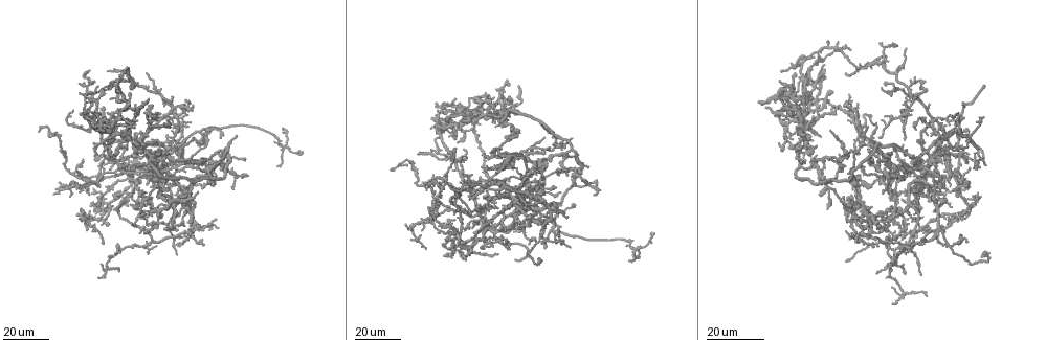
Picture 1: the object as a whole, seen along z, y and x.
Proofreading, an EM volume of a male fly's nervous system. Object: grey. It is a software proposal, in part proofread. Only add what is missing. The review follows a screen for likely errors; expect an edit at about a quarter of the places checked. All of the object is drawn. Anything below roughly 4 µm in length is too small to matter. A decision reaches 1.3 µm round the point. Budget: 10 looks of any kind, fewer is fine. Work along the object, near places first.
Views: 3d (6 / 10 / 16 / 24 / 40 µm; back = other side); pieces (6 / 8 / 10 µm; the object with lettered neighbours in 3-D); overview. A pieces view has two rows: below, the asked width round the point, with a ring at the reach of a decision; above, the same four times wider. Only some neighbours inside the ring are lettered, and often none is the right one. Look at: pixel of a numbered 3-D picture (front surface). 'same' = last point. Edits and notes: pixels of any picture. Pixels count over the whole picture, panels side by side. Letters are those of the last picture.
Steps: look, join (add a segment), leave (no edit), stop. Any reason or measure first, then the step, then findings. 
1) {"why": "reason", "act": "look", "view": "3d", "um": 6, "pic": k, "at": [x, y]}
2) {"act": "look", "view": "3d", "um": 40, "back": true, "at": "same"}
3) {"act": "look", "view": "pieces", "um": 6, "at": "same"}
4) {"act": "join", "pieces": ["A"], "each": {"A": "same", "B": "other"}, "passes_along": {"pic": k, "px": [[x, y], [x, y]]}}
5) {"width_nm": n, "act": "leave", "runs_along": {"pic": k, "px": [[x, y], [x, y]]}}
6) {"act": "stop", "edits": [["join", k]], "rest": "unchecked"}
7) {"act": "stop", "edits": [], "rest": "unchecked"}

{"act": "look", "view": "3d", "um": 24, "pic": 1, "at": [146, 183]}

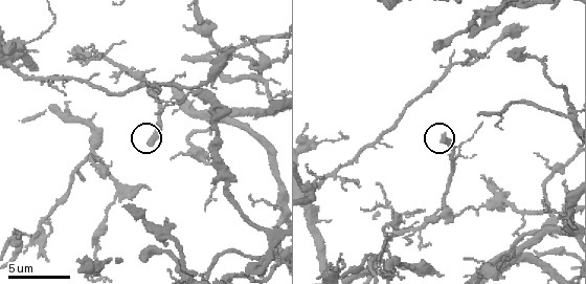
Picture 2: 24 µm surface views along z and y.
{"act": "look", "view": "pieces", "um": 8, "pic": 2, "at": [446, 135]}

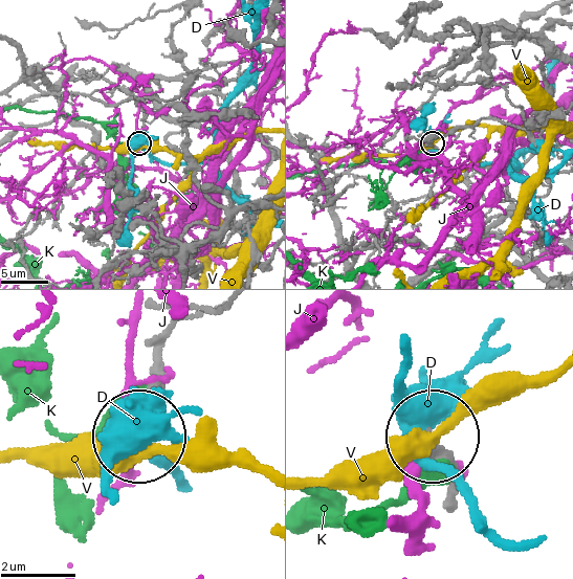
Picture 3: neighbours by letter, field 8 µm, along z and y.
{"width_nm": 330, "act": "leave", "each": {"D": "other", "J": "other", "K": "other", "V": "other"}, "found": "none of them fits"}

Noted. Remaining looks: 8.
{"act": "look", "view": "3d", "um": 40, "pic": 1, "at": [886, 238]}

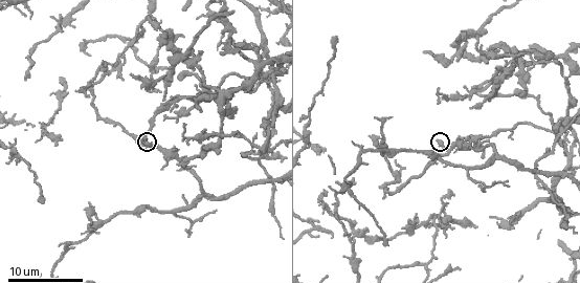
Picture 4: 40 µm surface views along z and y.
{"why": "see the neighbours", "act": "look", "view": "pieces", "um": 6, "pic": 4, "at": [437, 142]}

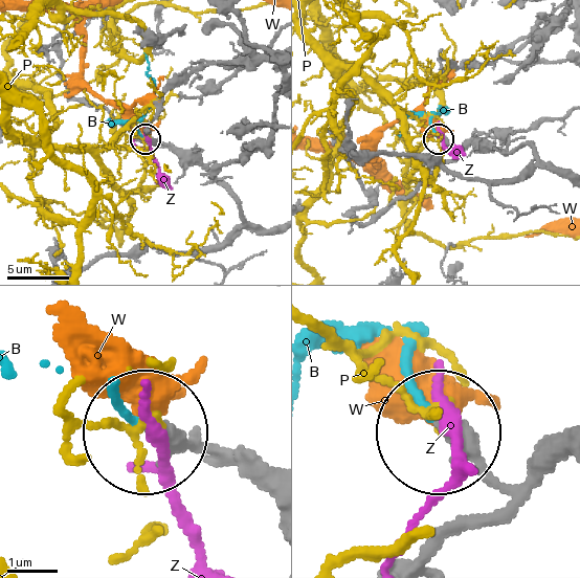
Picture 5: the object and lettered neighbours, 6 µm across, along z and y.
{"width_nm": 340, "act": "join", "pieces": ["B"], "each": {"B": "same", "P": "other", "W": "other", "Z": "other"}, "found": "it goes on there"}

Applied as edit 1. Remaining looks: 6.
{"why": "free end", "act": "look", "view": "pieces", "um": 10, "pic": 4, "at": [202, 51]}

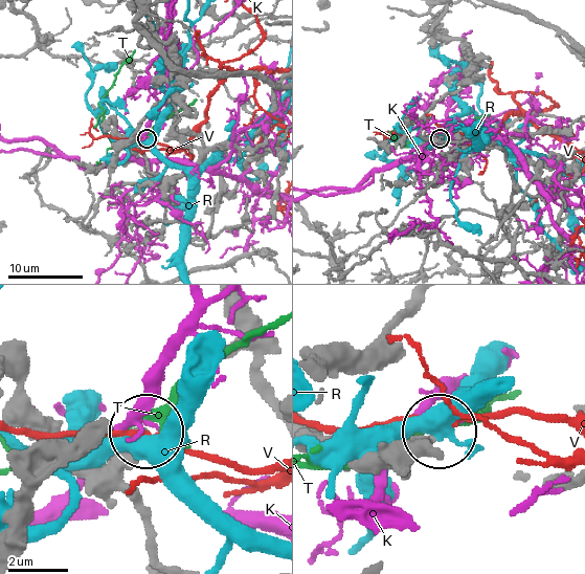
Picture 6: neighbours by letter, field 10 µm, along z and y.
{"act": "leave", "each": {"K": "other", "R": "other", "T": "other", "V": "other"}, "runs_along": {"pic": 6, "px": [[157, 554], [150, 516], [125, 471], [144, 437]]}, "found": "none of them fits"}

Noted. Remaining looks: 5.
{"act": "look", "view": "3d", "um": 24, "pic": 1, "at": [176, 230]}

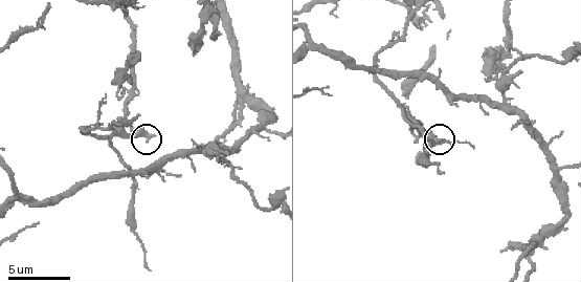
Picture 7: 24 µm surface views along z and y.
{"act": "look", "view": "pieces", "um": 8, "pic": 7, "at": [153, 133]}

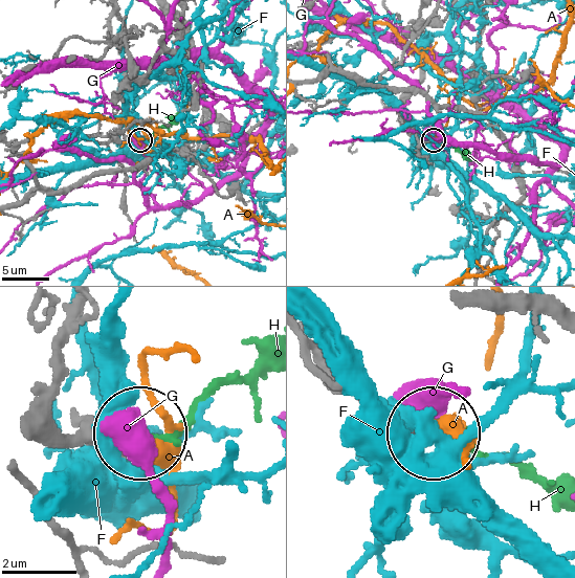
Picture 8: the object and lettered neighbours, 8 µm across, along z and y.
{"width_nm": 210, "act": "join", "pieces": ["H"], "each": {"A": "other", "F": "other", "G": "other", "H": "same"}, "passes_along": {"pic": 8, "px": [[46, 413], [74, 438], [159, 438], [225, 384], [262, 375]]}, "found": "the neuron continues"}

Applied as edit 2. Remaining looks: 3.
{"act": "look", "view": "overview"}

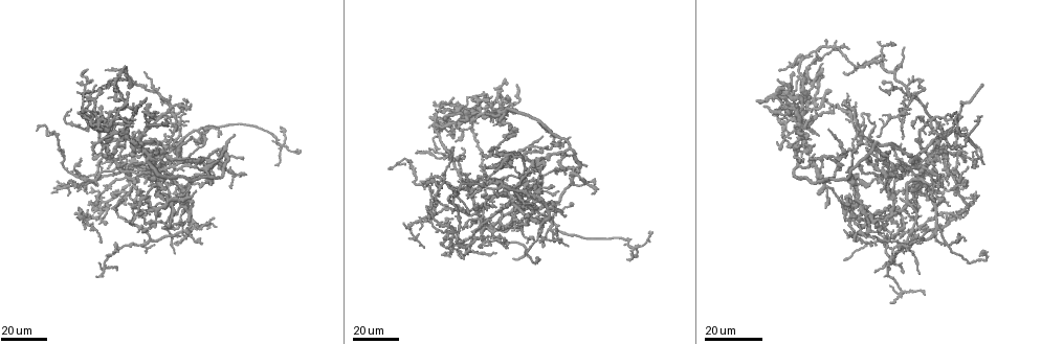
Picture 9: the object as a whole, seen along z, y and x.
{"why": "an open end", "act": "look", "view": "3d", "um": 40, "pic": 9, "at": [544, 248]}

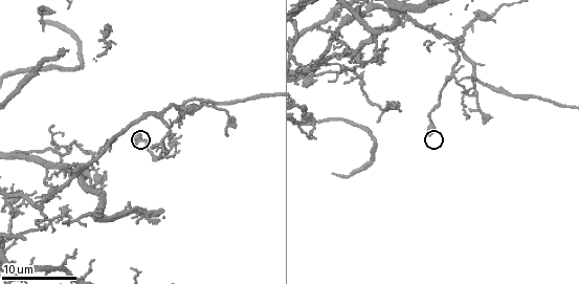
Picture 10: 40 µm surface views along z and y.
{"why": "see the neighbours", "act": "look", "view": "pieces", "um": 10, "pic": 10, "at": [428, 135]}

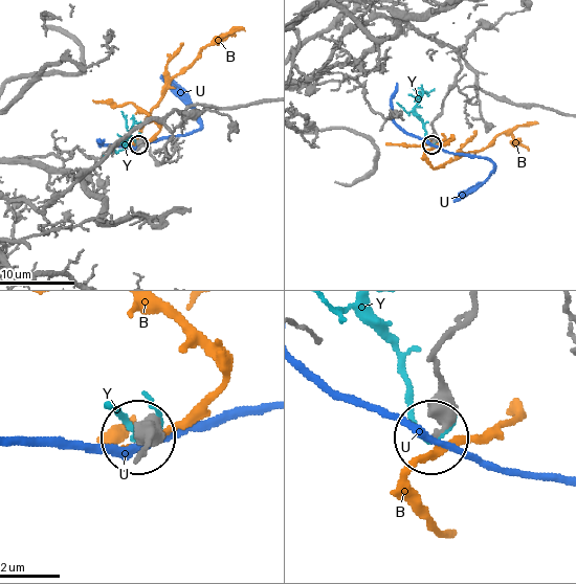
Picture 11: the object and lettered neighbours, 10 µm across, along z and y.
{"act": "leave", "each": {"B": "other", "U": "other", "Y": "other"}, "runs_along": {"pic": 11, "px": [[471, 310], [437, 355], [444, 414], [432, 435]]}, "found": "no lettered segment goes on from it"}

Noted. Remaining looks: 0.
{"act": "stop", "edits": [["join", 5], ["join", 8]], "rest": "unchecked"}

